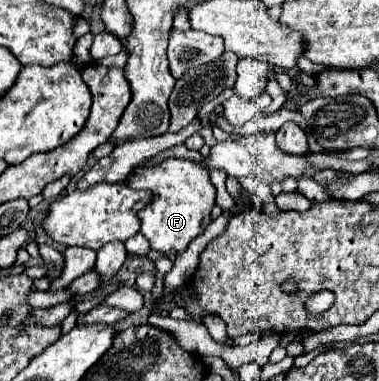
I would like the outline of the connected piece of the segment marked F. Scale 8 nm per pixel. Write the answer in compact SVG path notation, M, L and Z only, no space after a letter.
M167 159L155 167L139 169L139 173L135 173L135 177L129 175L125 183L133 189L149 189L155 193L155 199L139 211L141 233L155 251L179 255L211 223L211 209L217 191L209 179L209 171L193 161Z

